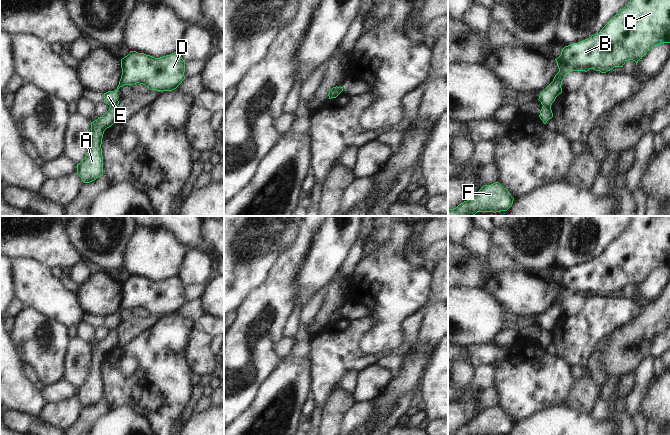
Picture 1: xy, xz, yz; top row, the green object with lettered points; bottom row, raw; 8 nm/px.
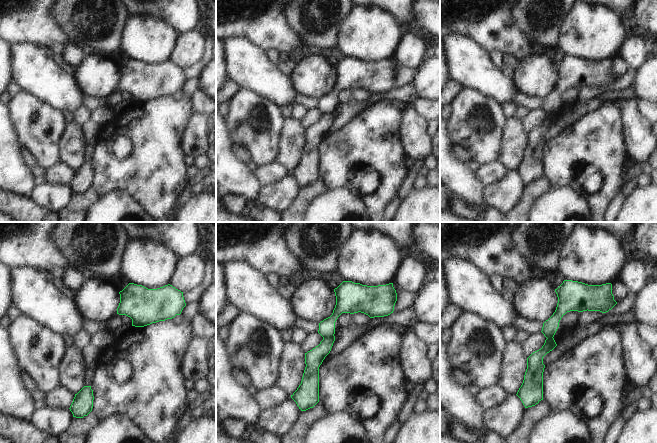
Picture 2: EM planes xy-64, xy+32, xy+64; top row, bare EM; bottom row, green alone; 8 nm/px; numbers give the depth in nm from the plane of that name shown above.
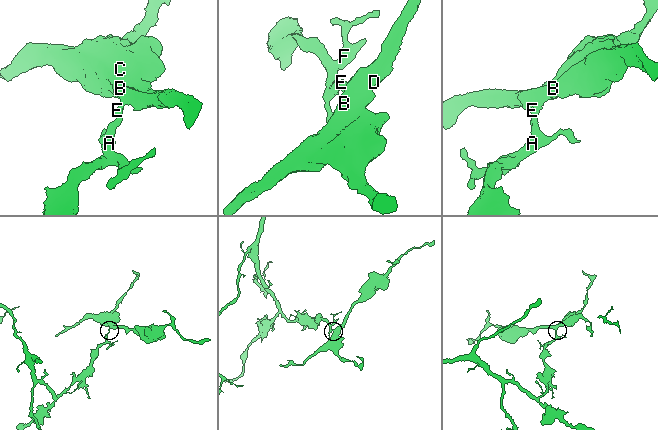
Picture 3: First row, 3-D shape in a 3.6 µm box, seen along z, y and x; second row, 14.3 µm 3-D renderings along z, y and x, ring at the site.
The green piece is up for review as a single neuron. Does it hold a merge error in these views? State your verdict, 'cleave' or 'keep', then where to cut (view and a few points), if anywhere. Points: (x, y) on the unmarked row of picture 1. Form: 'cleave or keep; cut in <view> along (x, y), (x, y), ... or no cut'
cleave; cut in xy along (117, 328), (110, 331)

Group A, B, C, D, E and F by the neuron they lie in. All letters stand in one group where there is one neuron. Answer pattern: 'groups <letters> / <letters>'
groups A F / B C D E

